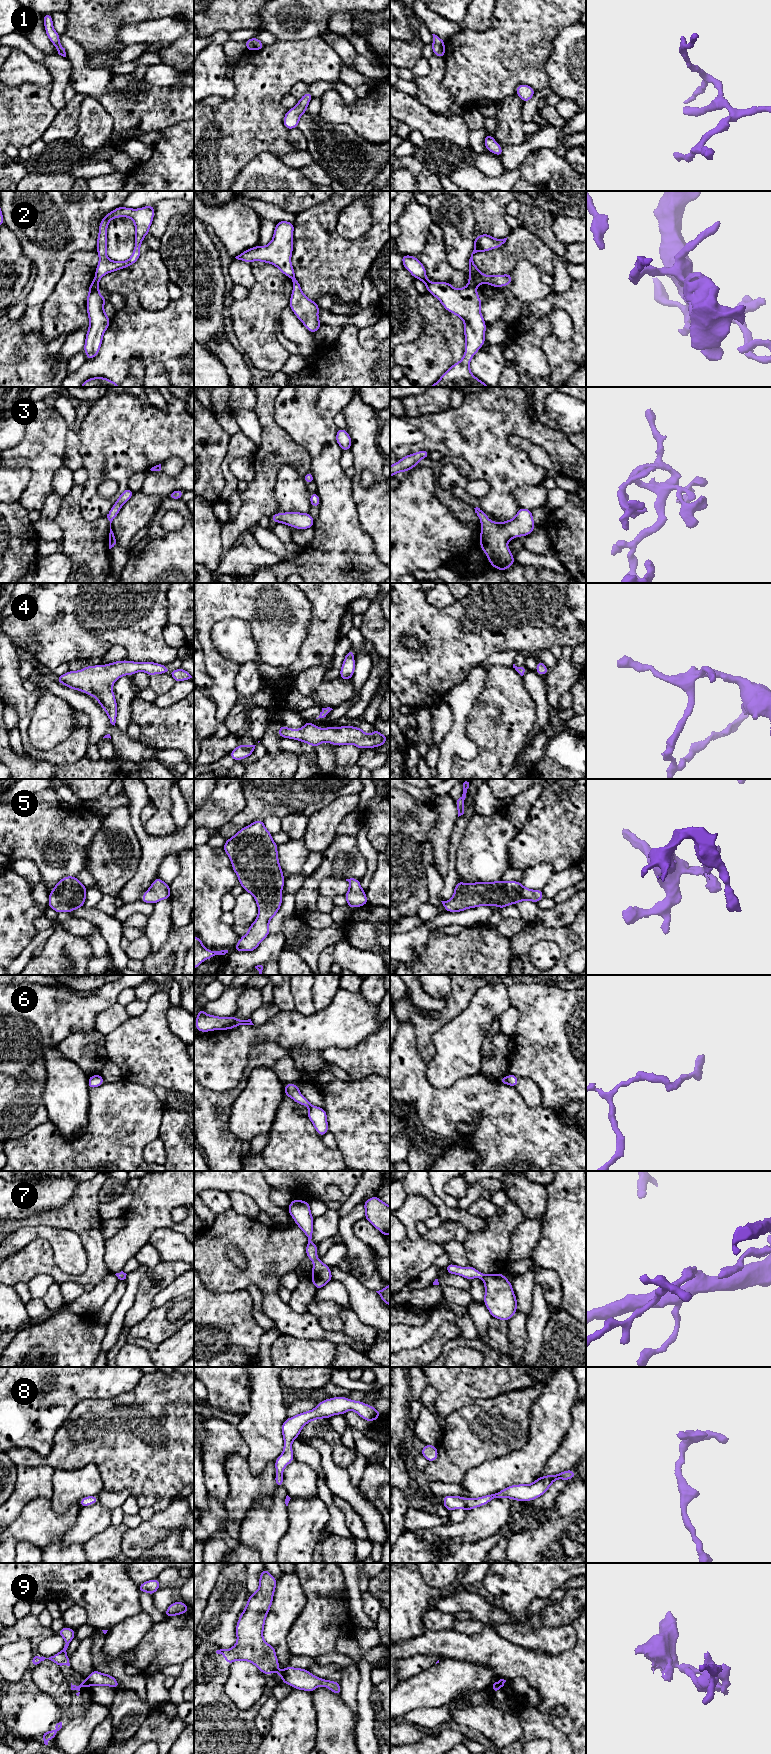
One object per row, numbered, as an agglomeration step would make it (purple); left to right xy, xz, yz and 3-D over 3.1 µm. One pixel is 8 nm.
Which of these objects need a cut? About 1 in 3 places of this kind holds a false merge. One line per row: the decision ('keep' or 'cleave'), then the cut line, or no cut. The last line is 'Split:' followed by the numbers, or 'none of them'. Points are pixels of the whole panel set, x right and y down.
1: keep; no cut
2: cleave; cut in yz along (470, 274), (478, 283)
3: keep; no cut
4: keep; no cut
5: keep; no cut
6: keep; no cut
7: keep; no cut
8: keep; no cut
9: cleave; cut in xy along (84, 1680), (87, 1685)
Split: 2, 9

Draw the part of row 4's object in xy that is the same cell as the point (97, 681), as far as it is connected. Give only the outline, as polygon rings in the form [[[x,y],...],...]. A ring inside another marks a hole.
[[[128,660],[115,661],[106,665],[86,666],[82,670],[68,671],[56,677],[56,680],[73,690],[80,690],[93,696],[108,715],[110,723],[115,726],[117,703],[112,689],[113,684],[120,677],[134,675],[139,671],[150,676],[169,672],[175,682],[194,680],[194,676],[182,668],[170,672],[166,665]]]

